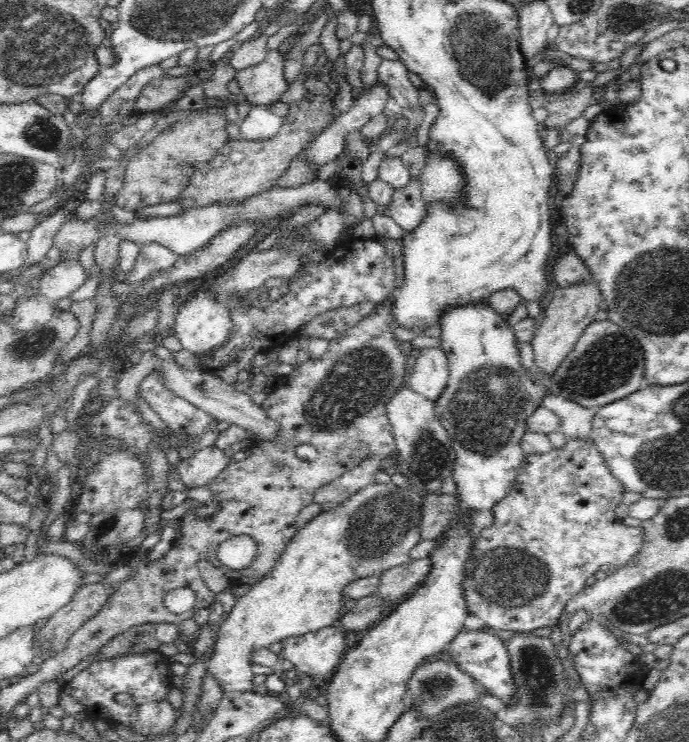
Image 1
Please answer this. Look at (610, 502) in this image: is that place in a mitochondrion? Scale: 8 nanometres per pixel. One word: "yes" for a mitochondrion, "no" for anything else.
no

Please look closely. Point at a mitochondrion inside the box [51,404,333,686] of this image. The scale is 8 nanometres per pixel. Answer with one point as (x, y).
(103, 528)

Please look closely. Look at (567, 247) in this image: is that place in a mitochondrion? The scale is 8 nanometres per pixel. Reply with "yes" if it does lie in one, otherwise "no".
no

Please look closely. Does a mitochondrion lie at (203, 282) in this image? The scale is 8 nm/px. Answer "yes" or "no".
no

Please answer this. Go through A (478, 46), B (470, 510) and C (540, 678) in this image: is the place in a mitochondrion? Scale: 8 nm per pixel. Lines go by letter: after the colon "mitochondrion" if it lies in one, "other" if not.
A: mitochondrion
B: other
C: mitochondrion

